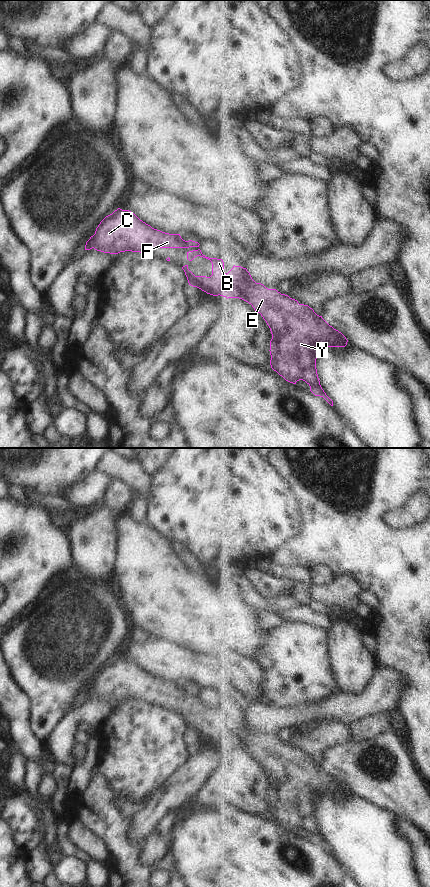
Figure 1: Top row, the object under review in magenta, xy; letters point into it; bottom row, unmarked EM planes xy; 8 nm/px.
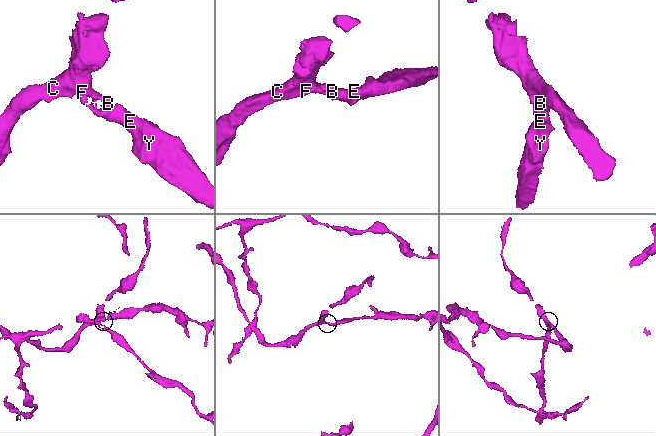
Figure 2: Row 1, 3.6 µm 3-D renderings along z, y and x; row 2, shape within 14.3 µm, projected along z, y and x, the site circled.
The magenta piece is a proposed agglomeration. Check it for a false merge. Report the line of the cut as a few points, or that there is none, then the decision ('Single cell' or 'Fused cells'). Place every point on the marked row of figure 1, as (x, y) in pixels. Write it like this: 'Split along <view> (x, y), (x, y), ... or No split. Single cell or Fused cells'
No split. Single cell

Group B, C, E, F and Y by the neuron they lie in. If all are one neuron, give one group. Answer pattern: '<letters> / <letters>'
B C E F Y

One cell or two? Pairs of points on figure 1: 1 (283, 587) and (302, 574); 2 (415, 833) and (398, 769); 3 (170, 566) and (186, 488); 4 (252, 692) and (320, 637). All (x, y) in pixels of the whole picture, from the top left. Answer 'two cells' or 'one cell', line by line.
1: two cells
2: two cells
3: two cells
4: two cells

